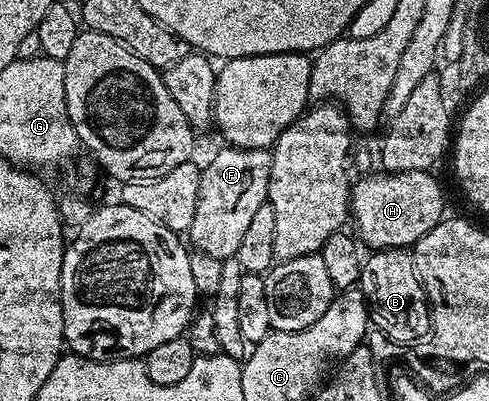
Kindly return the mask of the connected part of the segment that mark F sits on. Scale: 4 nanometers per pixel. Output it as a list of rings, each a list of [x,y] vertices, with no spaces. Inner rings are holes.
[[[230,144],[222,148],[208,160],[207,167],[202,167],[197,212],[193,212],[189,237],[198,253],[224,259],[234,258],[257,208],[267,201],[271,150],[242,150]]]

